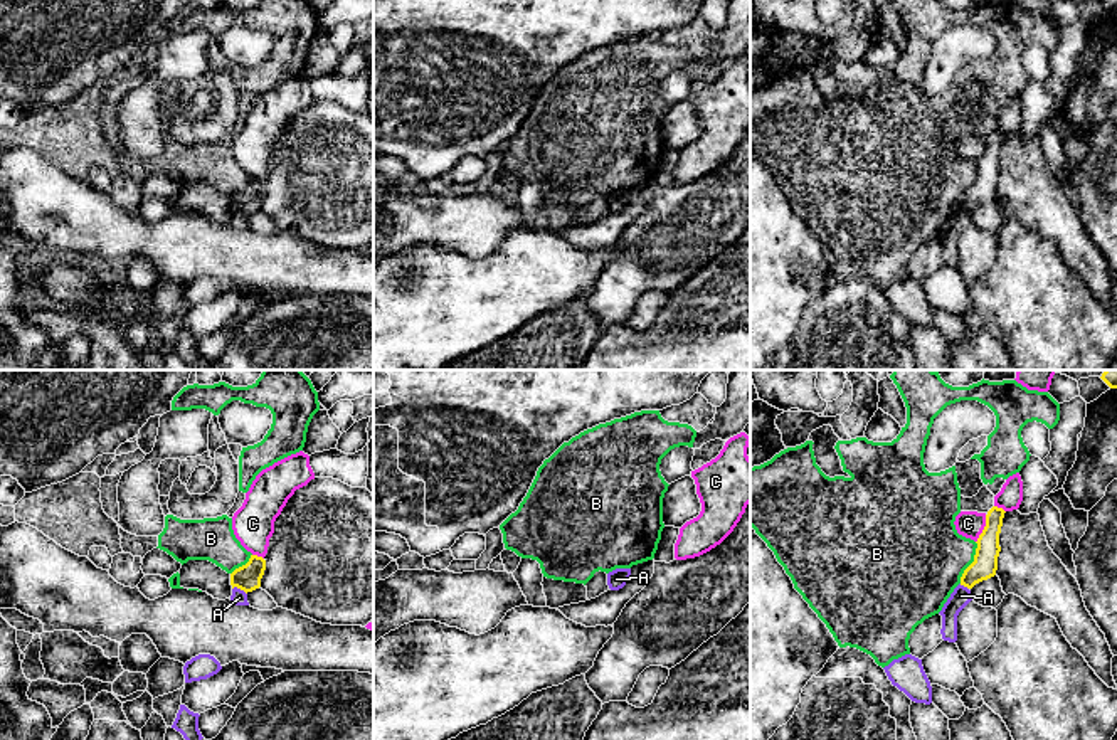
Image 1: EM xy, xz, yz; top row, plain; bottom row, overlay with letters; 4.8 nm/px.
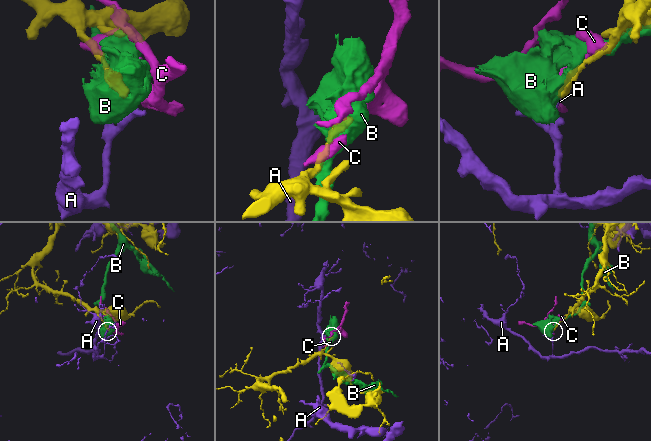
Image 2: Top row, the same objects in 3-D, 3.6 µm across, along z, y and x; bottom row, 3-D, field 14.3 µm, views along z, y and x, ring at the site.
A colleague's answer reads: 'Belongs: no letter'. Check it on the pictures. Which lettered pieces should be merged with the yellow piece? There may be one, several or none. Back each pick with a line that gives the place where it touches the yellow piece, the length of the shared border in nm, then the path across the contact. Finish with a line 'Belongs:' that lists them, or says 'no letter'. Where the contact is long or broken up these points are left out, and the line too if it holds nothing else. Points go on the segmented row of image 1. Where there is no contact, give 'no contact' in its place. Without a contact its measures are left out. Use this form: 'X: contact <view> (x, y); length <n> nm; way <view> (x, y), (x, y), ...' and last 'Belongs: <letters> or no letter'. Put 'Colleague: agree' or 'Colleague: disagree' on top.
Colleague: agree
Belongs: no letter

